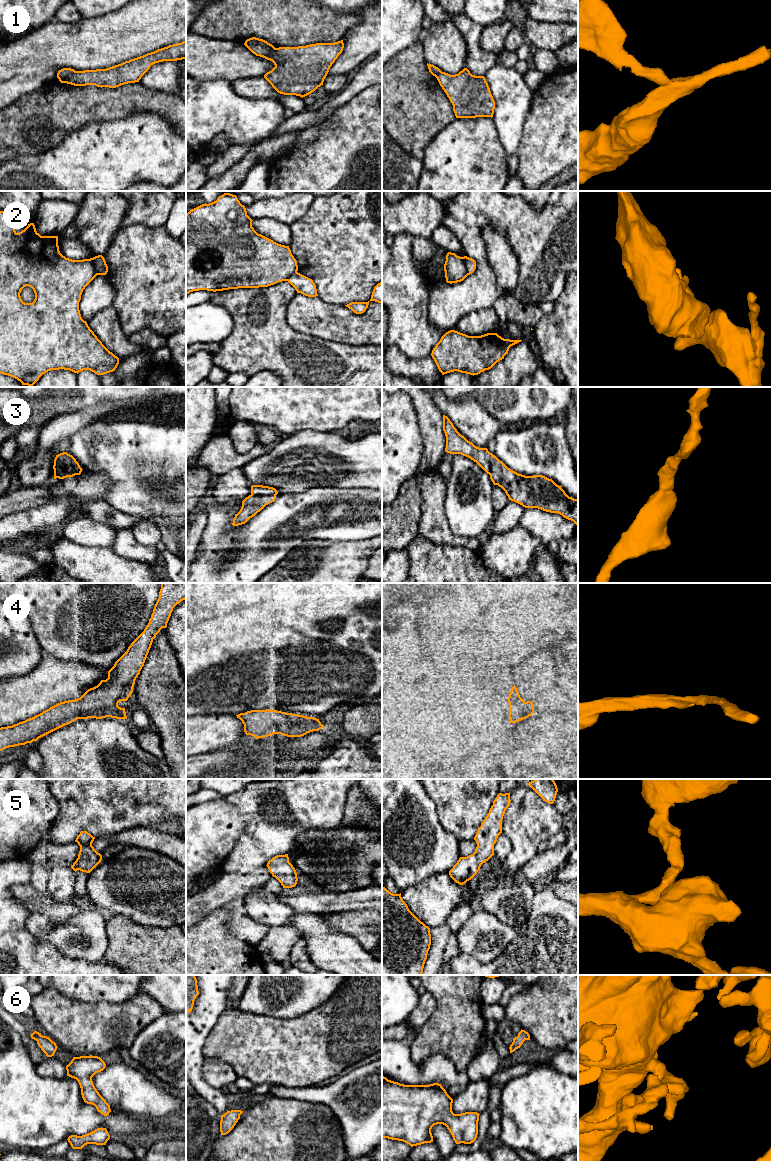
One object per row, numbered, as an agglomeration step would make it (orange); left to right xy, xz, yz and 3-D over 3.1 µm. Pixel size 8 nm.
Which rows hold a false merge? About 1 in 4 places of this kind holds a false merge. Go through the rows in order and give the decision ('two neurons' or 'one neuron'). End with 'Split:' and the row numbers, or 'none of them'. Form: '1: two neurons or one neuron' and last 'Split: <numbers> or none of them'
1: two neurons
2: two neurons
3: one neuron
4: one neuron
5: one neuron
6: one neuron
Split: 1, 2

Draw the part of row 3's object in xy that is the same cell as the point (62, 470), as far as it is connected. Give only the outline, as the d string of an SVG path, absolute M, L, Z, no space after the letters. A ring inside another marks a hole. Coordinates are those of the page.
M67 452L56 455L53 469L54 479L64 479L75 475L80 475L83 470L76 459Z

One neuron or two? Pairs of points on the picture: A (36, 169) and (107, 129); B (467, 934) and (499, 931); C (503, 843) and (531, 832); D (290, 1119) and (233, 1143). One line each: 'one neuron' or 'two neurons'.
A: one neuron
B: one neuron
C: two neurons
D: one neuron

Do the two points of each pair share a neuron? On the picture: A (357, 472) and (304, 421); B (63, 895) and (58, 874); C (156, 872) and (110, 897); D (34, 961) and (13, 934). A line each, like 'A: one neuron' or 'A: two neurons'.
A: two neurons
B: one neuron
C: one neuron
D: one neuron

